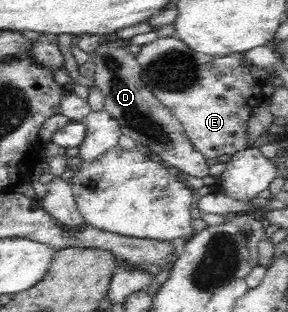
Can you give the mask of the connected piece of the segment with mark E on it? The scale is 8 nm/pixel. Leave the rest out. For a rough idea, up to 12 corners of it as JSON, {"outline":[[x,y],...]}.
{"outline":[[160,37],[146,87],[204,159],[248,147],[262,81],[234,55]]}

